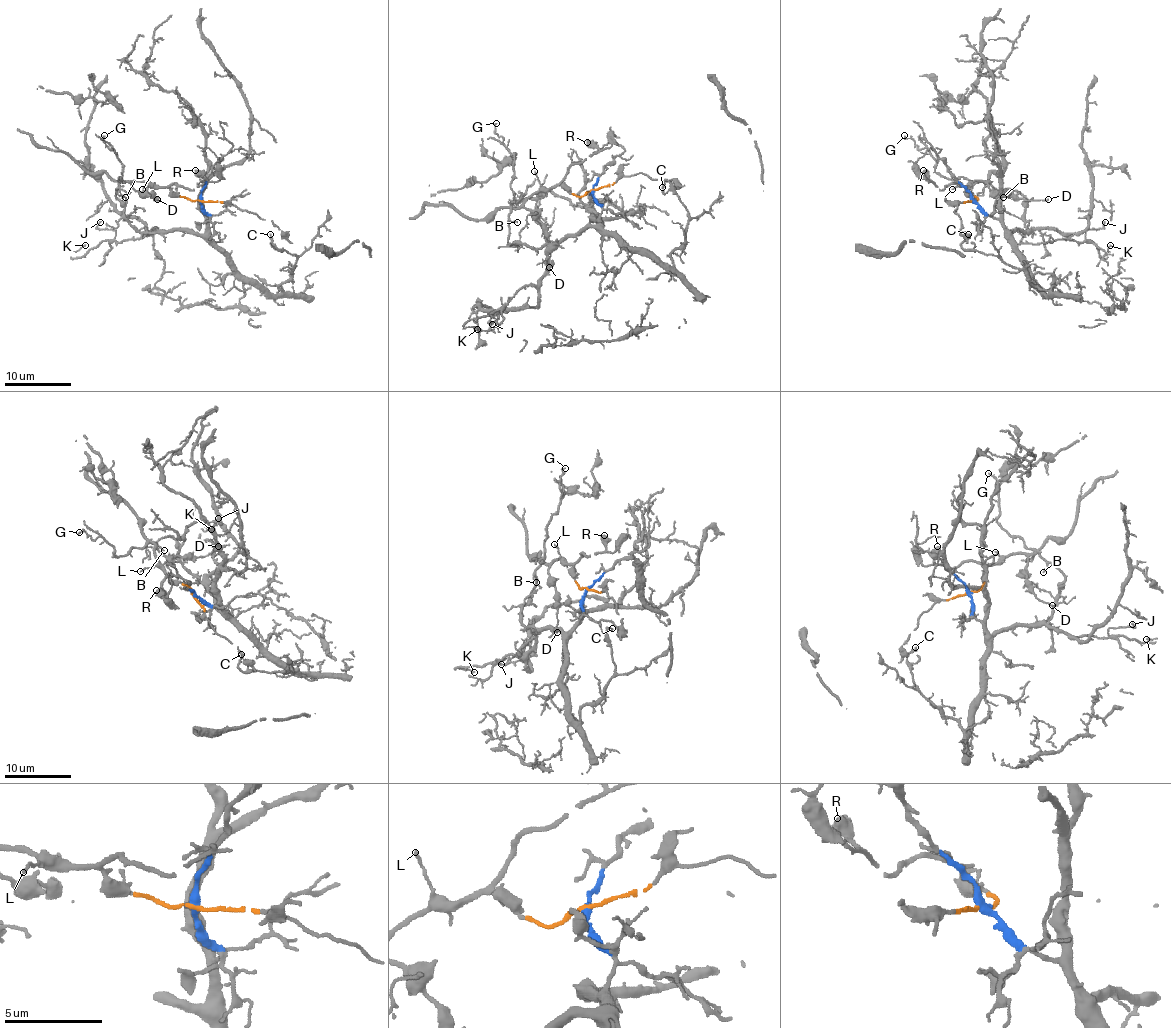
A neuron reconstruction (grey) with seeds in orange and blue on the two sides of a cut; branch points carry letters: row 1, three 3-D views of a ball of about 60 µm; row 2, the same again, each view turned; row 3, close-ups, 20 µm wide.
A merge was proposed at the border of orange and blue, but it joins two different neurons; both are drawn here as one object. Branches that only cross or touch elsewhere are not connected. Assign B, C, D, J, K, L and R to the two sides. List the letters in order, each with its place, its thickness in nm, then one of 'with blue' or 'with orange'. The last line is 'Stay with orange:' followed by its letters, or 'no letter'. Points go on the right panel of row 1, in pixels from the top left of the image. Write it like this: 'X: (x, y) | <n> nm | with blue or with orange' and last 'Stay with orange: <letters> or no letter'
B: (1003, 197) | 130 nm | with blue
C: (968, 234) | 200 nm | with blue
D: (1048, 199) | 140 nm | with orange
J: (1105, 222) | 140 nm | with blue
K: (1110, 245) | 150 nm | with blue
L: (952, 189) | 130 nm | with orange
R: (923, 170) | 650 nm | with orange
Stay with orange: D, L, R

